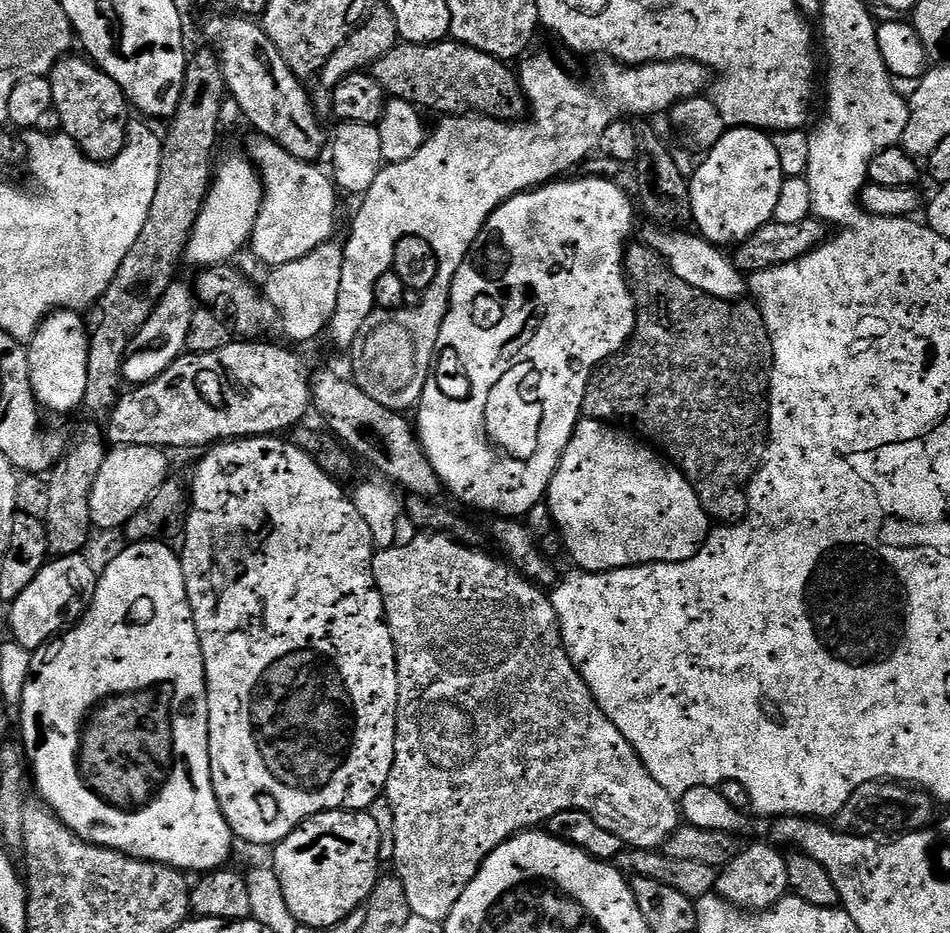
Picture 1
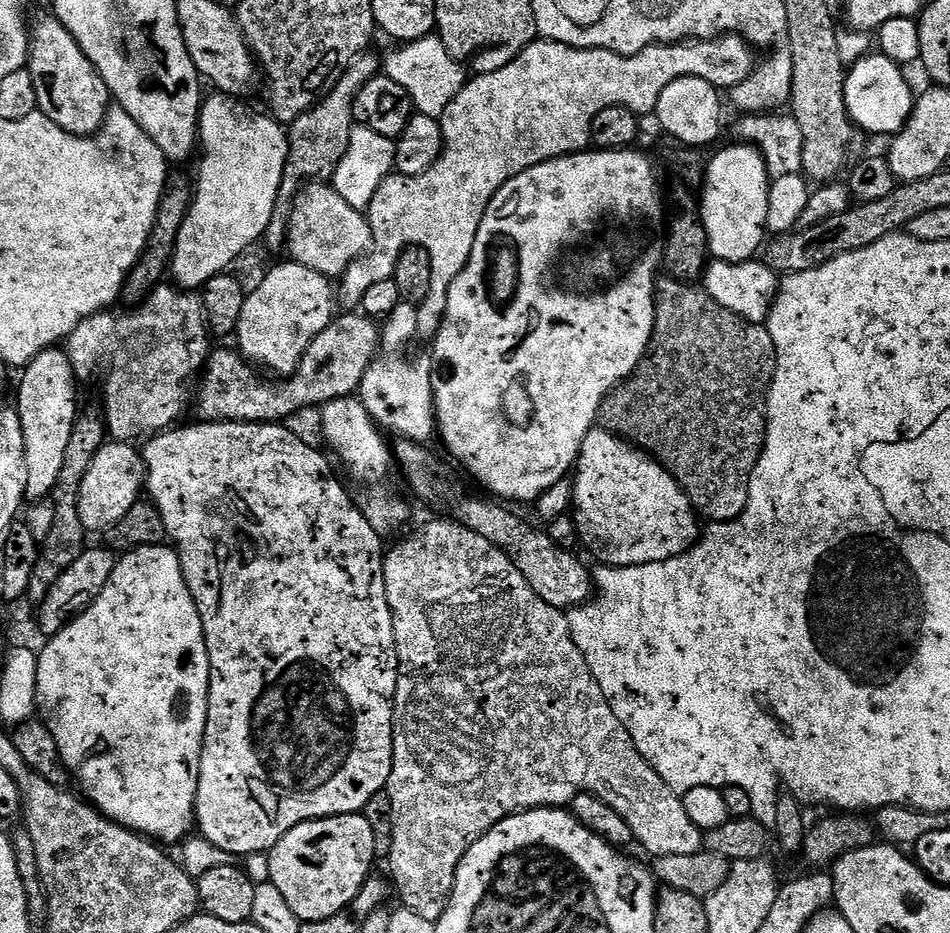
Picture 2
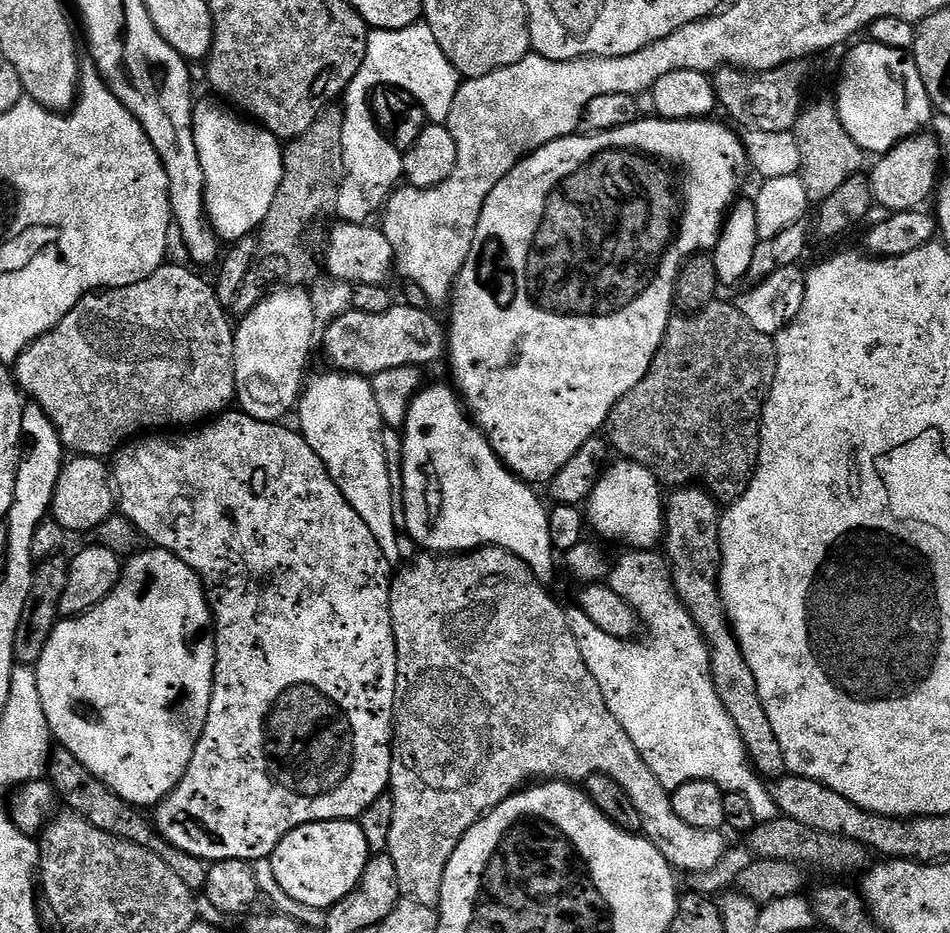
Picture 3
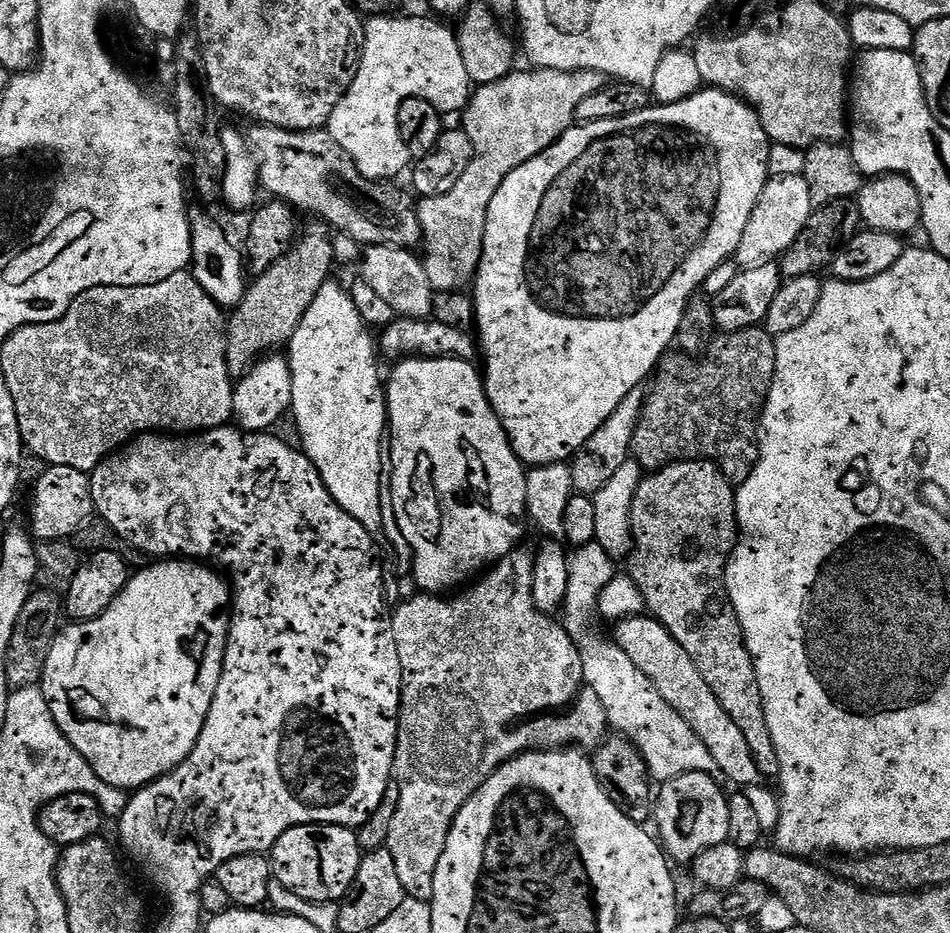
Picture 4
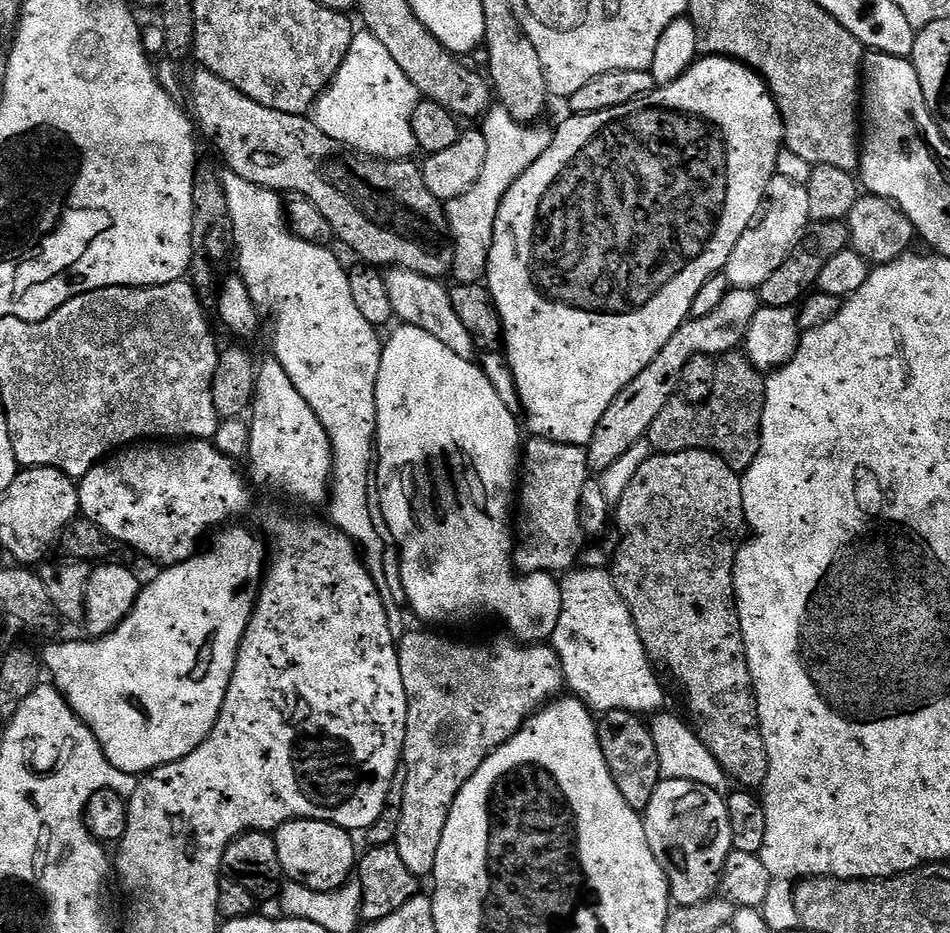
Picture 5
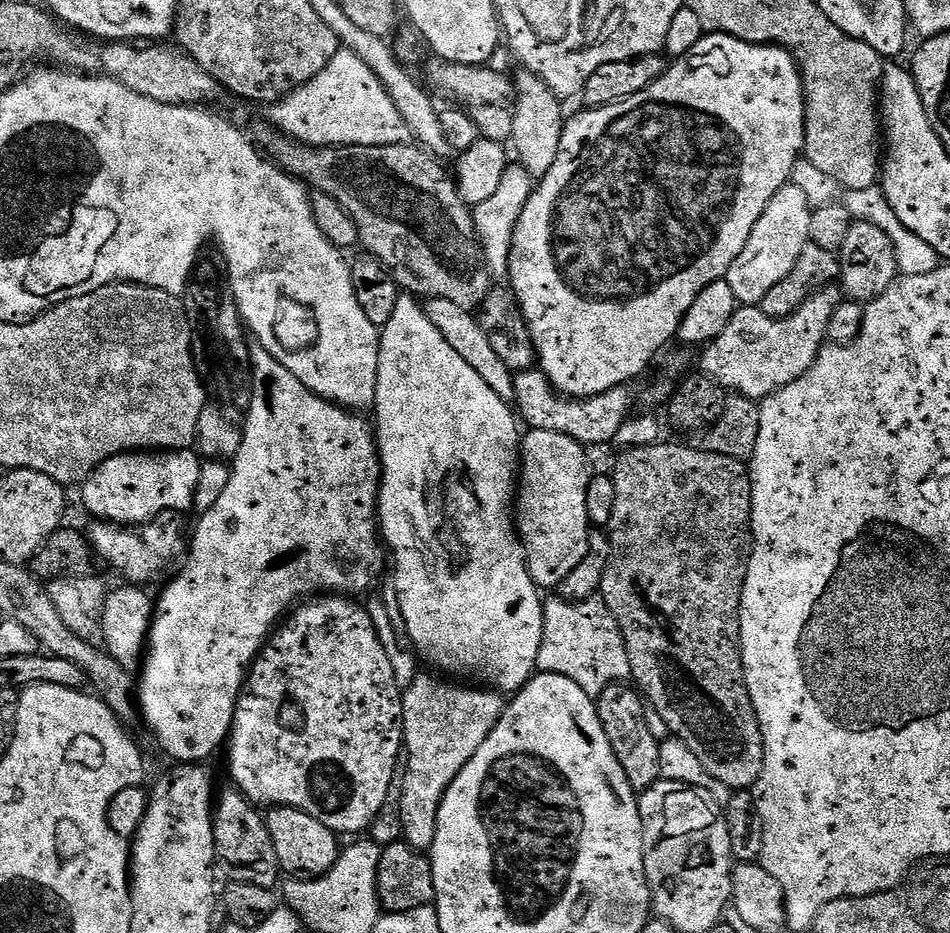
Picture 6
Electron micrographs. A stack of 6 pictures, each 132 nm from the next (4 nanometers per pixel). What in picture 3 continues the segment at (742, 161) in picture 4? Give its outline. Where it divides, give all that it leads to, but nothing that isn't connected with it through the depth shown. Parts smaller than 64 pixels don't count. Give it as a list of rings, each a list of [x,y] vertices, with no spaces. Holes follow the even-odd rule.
[[[641,118],[618,130],[563,136],[514,166],[514,170],[510,170],[510,174],[506,174],[494,190],[490,190],[490,198],[486,198],[478,218],[474,246],[470,246],[470,254],[452,290],[452,328],[450,324],[446,356],[449,361],[452,359],[452,376],[456,379],[454,387],[480,432],[490,442],[496,457],[515,476],[533,486],[551,482],[558,470],[562,470],[562,466],[566,466],[566,462],[582,450],[587,440],[593,439],[599,433],[596,431],[607,425],[608,415],[617,402],[630,394],[638,382],[642,382],[674,315],[672,299],[680,267],[692,256],[711,253],[716,247],[720,231],[724,229],[724,220],[741,195],[740,175],[750,168],[743,139],[735,136],[727,123],[719,124],[715,118],[653,119]]]

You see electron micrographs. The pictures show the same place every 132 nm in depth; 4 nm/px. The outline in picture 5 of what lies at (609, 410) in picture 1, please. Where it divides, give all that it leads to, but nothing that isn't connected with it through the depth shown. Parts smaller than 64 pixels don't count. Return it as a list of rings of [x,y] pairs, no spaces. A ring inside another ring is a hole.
[[[743,351],[728,352],[718,360],[718,378],[714,378],[714,390],[710,394],[710,398],[705,404],[692,404],[683,398],[673,398],[670,402],[666,402],[666,407],[658,414],[658,418],[654,418],[654,422],[650,422],[650,430],[646,439],[650,442],[653,453],[663,454],[665,452],[687,452],[690,448],[697,448],[700,452],[712,452],[716,456],[720,456],[728,463],[735,472],[741,474],[754,462],[754,458],[758,458],[758,450],[760,449],[760,427],[762,426],[762,414],[764,413],[764,381],[765,373],[761,369],[755,368],[748,361],[747,355]]]

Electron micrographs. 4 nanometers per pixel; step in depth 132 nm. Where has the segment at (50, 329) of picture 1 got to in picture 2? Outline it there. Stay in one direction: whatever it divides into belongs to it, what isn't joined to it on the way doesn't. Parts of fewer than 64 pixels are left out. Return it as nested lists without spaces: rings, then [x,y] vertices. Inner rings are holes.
[[[53,346],[38,354],[22,370],[20,389],[16,392],[14,407],[20,416],[22,438],[26,446],[25,501],[47,500],[56,489],[58,474],[62,474],[62,461],[66,459],[66,446],[70,446],[72,427],[76,425],[76,373],[68,361],[67,351]]]

